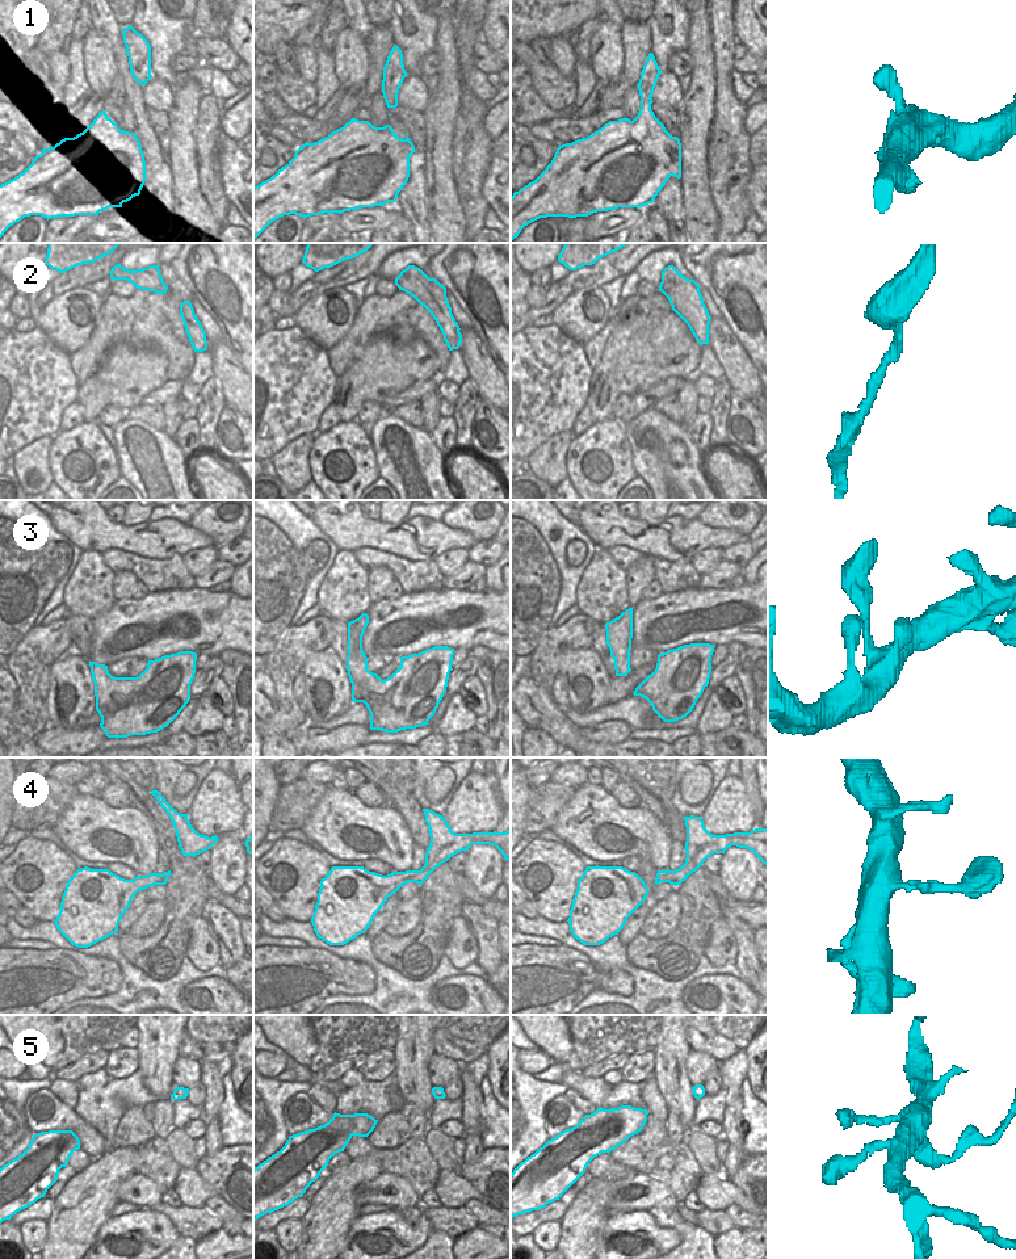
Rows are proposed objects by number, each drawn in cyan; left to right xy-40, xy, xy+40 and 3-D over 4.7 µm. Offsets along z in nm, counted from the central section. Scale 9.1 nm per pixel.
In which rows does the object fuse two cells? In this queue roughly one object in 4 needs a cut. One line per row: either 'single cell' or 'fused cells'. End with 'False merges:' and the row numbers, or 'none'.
1: single cell
2: fused cells
3: single cell
4: single cell
5: single cell
False merges: 2

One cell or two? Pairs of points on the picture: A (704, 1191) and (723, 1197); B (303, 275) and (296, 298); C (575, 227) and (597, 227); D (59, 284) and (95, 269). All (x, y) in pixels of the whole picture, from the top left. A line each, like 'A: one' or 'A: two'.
A: one
B: two
C: two
D: one

